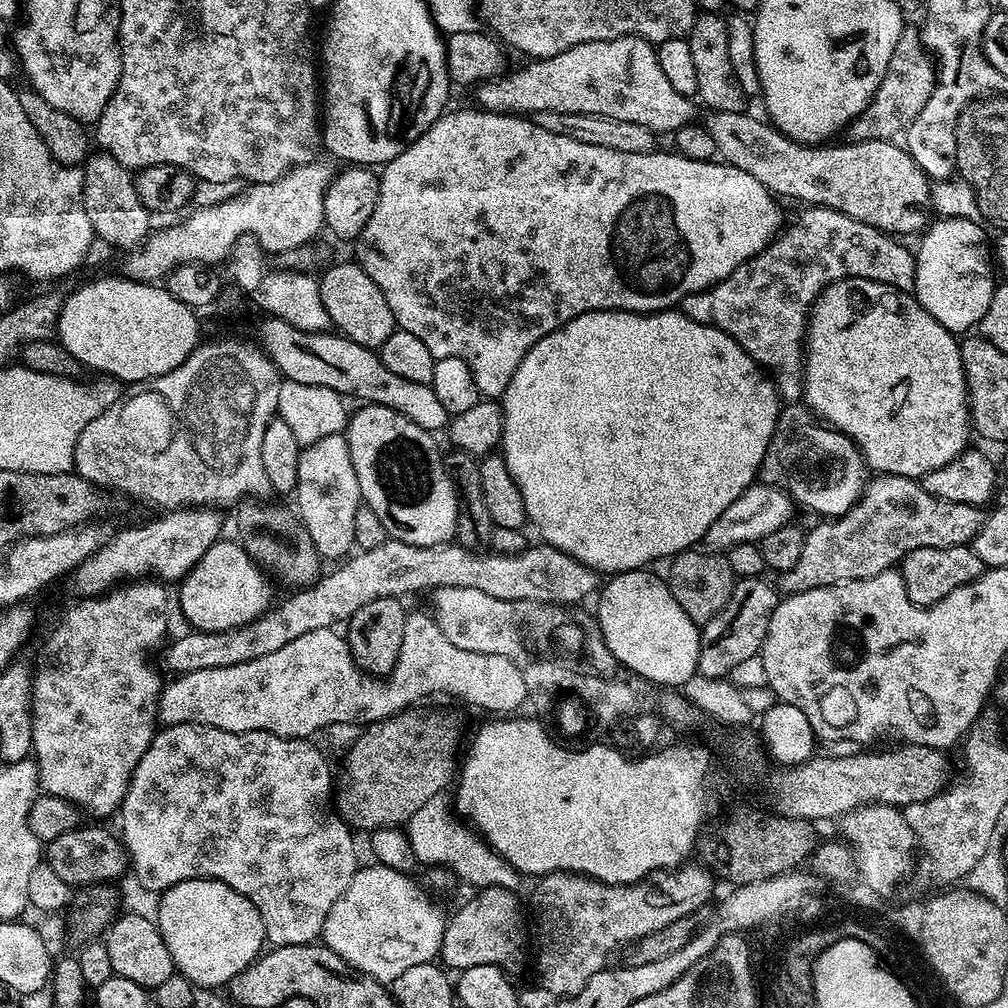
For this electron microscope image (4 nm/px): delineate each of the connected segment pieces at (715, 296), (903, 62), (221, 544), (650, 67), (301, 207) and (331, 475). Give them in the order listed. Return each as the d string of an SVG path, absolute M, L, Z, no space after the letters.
M808 206L803 209L804 213L793 222L792 225L785 227L773 239L772 243L767 244L765 248L759 252L754 258L750 258L742 266L738 266L738 270L734 270L734 274L730 274L722 282L712 285L710 288L704 289L702 292L693 292L686 299L681 300L678 308L684 315L689 316L694 322L702 322L714 326L718 330L722 330L726 334L730 334L730 338L734 338L734 342L738 342L738 346L742 346L742 350L746 350L746 354L750 354L750 358L754 358L754 362L759 364L761 368L767 370L774 377L774 383L777 393L784 402L796 402L803 397L804 394L804 349L806 347L806 329L808 327L808 314L812 303L820 297L820 292L826 286L830 286L839 280L846 278L866 278L874 282L882 282L888 284L892 288L896 288L899 292L911 293L916 287L916 258L911 251L908 252L899 244L895 235L881 232L880 229L870 226L866 222L858 222L854 218L850 218L846 214L842 214L833 208L821 208L819 206Z
M906 26L900 32L894 54L879 83L878 90L862 114L855 117L846 129L847 137L853 142L866 140L894 140L907 131L910 122L922 112L923 106L933 94L936 84L935 63L921 42L919 31Z
M221 538L206 550L206 554L189 570L188 575L179 581L180 608L186 619L192 623L191 627L197 632L226 632L231 628L240 628L244 624L251 624L269 611L272 600L272 588L269 577L264 569L245 557L243 543L227 538Z
M619 36L616 40L582 42L562 54L536 58L529 64L532 64L529 68L520 68L517 72L509 71L497 79L485 80L475 85L476 100L480 103L477 105L485 112L501 114L534 112L594 114L646 126L653 134L675 133L676 129L693 123L697 119L697 105L689 97L678 94L674 86L670 86L666 74L662 74L662 66L658 66L656 48L643 36Z
M324 158L311 160L297 168L292 168L282 178L265 184L252 184L245 192L237 194L233 200L224 200L221 204L212 204L209 208L200 208L197 212L189 211L177 224L164 228L161 232L153 231L143 245L127 253L128 261L124 268L129 277L141 282L160 282L173 272L179 264L202 264L205 266L216 266L216 263L227 261L232 255L232 250L240 240L251 238L260 244L265 253L268 252L289 252L295 253L305 247L316 235L320 228L325 227L324 223L324 195L332 185L334 168L327 164L329 161Z
M343 435L327 436L301 451L295 496L303 531L314 542L317 553L325 561L347 557L354 548L354 514L362 501L358 474L354 474L354 462L350 462L348 441Z

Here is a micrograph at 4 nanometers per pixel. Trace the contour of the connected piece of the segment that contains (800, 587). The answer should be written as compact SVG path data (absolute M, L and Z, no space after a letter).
M880 474L872 479L865 483L863 492L854 502L854 506L850 506L850 510L835 518L821 519L819 521L821 524L807 529L802 555L798 558L798 562L790 570L779 573L778 588L781 593L805 592L811 588L874 578L899 565L902 557L910 550L945 548L959 544L971 545L972 539L979 534L980 528L984 525L986 512L983 507L962 502L946 502L924 489L919 479L887 474Z

